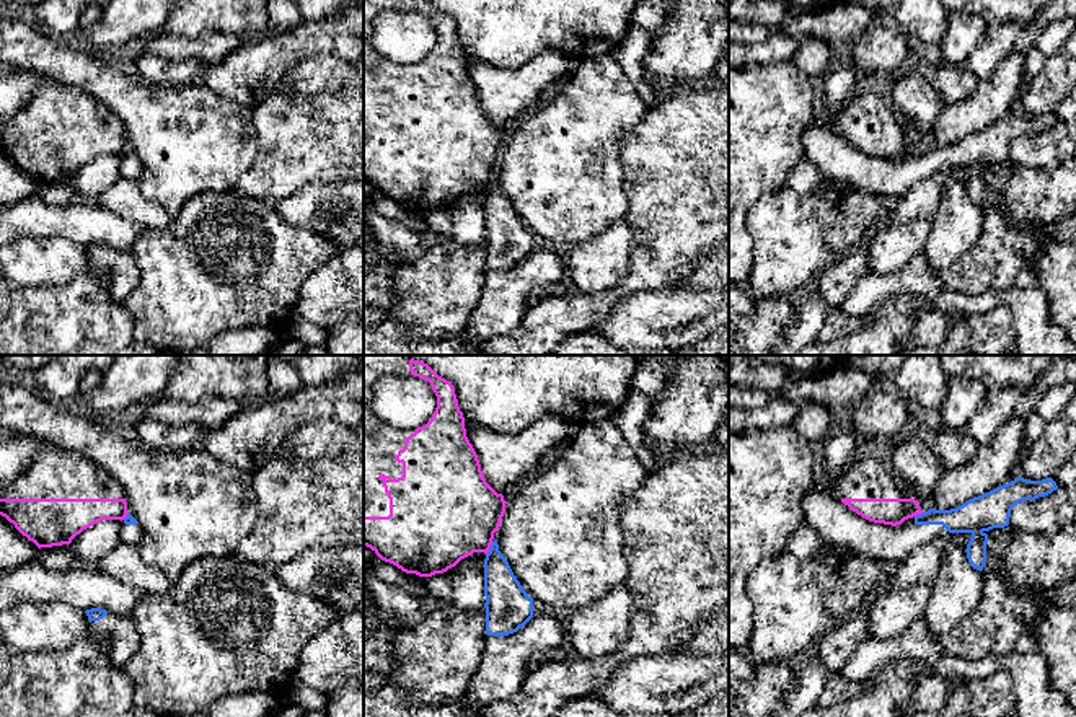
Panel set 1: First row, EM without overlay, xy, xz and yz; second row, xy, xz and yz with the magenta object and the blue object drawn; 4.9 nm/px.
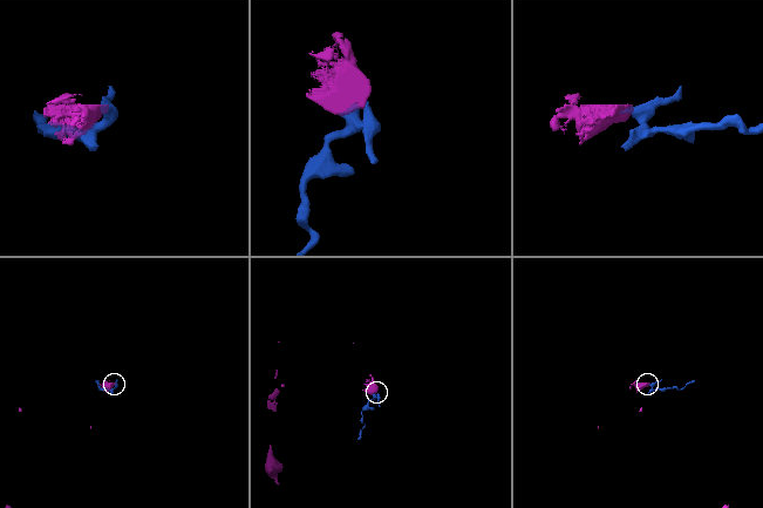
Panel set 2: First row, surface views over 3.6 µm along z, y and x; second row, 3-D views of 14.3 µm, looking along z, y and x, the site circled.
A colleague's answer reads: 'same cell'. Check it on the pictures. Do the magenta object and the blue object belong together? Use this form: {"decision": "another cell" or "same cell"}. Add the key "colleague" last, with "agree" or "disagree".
{"decision": "another cell", "colleague": "disagree"}

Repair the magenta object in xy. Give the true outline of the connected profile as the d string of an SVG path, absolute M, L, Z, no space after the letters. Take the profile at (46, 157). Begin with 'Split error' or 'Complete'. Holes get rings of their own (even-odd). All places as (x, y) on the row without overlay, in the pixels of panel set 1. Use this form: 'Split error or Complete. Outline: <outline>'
Split error. Outline: M47 81L11 119L0 122L0 150L39 184L70 179L101 155L124 155L122 122L85 91Z

